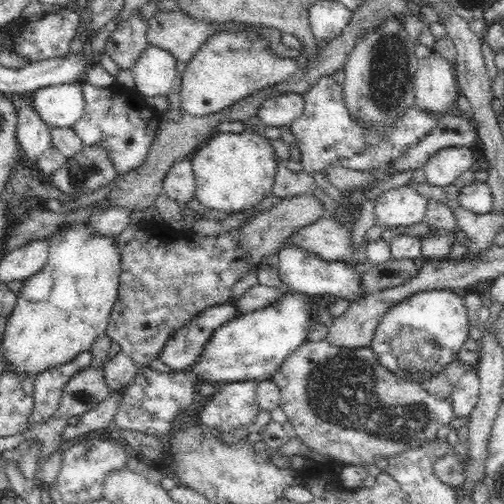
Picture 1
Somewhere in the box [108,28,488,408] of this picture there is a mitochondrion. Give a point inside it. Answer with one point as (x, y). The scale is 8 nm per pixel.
(403, 354)

